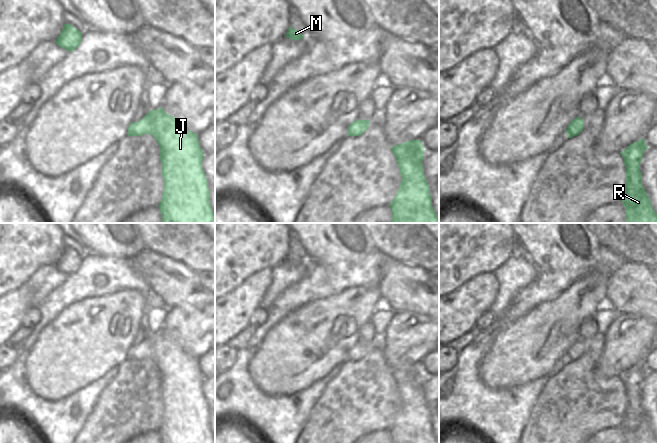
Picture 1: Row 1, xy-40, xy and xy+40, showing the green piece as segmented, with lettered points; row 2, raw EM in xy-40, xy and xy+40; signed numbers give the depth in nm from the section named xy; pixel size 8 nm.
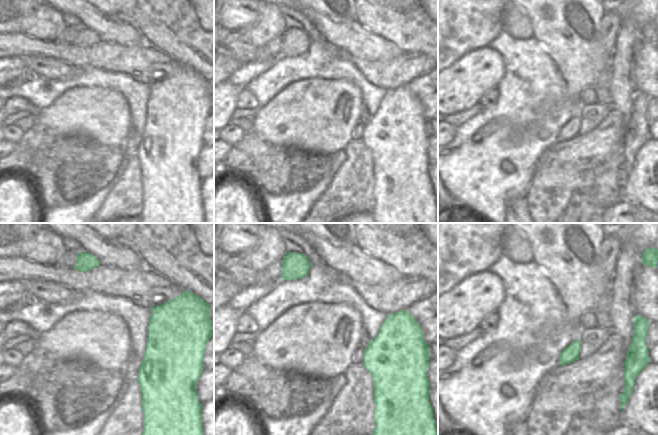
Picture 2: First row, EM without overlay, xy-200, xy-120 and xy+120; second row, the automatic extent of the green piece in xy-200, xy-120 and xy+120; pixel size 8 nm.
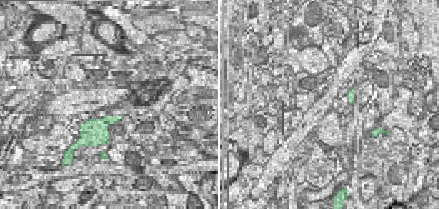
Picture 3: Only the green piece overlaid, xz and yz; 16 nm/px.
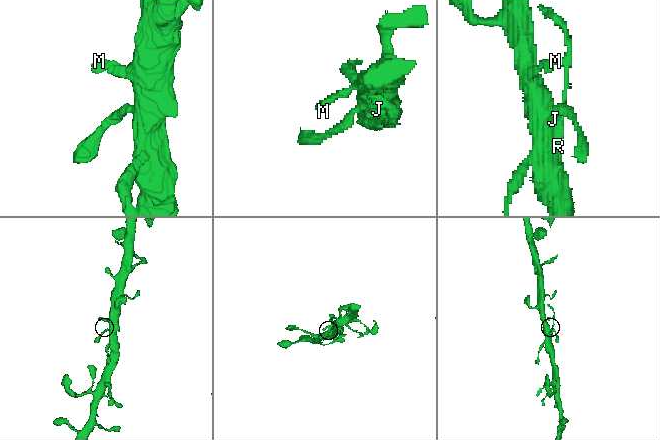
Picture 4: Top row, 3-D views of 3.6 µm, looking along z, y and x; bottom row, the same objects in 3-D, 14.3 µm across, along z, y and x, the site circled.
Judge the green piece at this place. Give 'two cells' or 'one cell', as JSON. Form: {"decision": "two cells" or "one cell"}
{"decision": "one cell"}

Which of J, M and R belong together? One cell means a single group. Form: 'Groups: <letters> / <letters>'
Groups: J M R.

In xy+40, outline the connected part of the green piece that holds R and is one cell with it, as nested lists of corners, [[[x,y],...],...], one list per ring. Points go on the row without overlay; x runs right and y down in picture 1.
[[[641,362],[620,376],[626,391],[626,409],[622,419],[626,443],[657,443],[657,438],[642,409],[640,395],[640,387],[647,372],[644,362]]]

